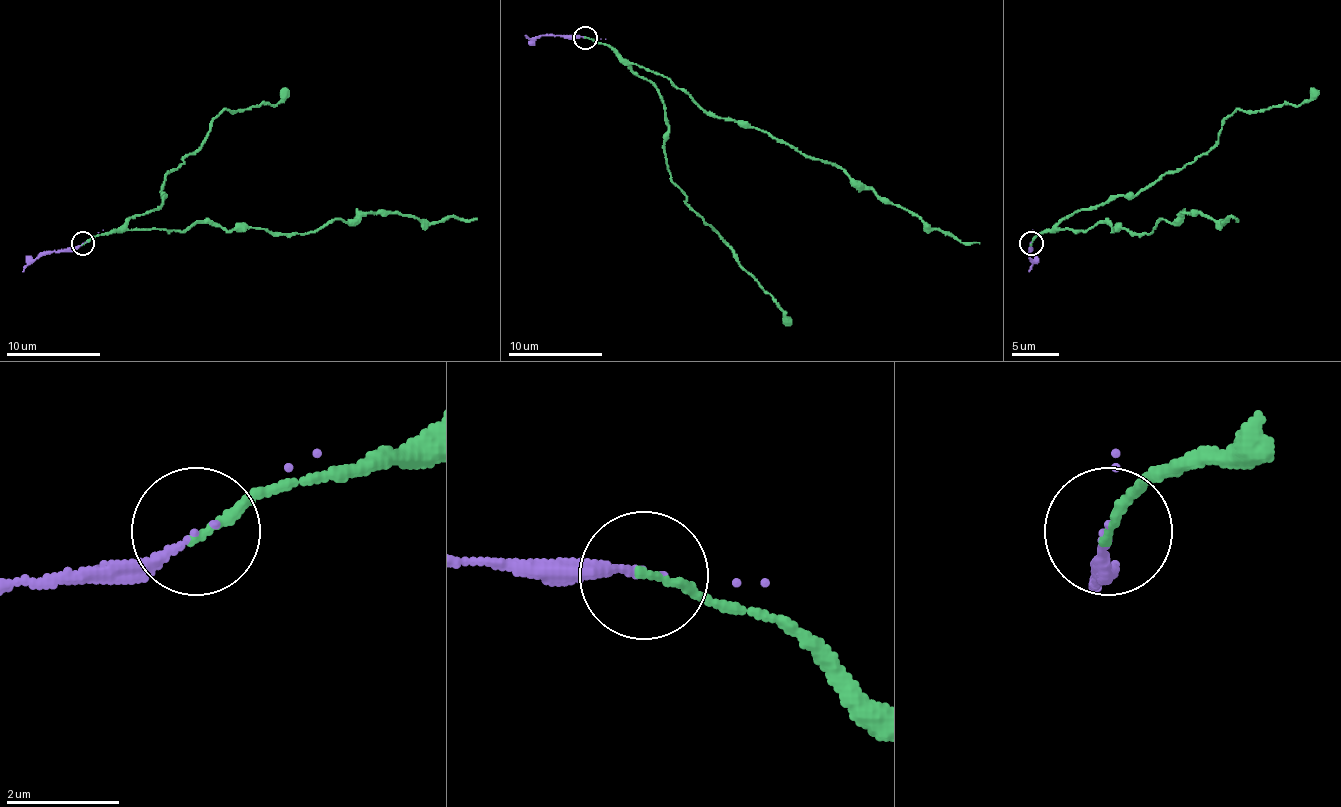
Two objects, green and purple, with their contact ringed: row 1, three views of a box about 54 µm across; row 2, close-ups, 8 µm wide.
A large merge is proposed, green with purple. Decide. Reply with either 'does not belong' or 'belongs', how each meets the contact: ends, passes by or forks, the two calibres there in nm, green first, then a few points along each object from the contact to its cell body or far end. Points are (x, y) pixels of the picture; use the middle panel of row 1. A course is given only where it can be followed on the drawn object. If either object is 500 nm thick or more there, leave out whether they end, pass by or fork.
does not belong; green ends; purple ends; calibres 130 and 130 nm; course green (586, 38), (666, 76), (706, 111), (747, 121), (841, 168), (931, 227), (979, 244); course purple (586, 38), (524, 36)

